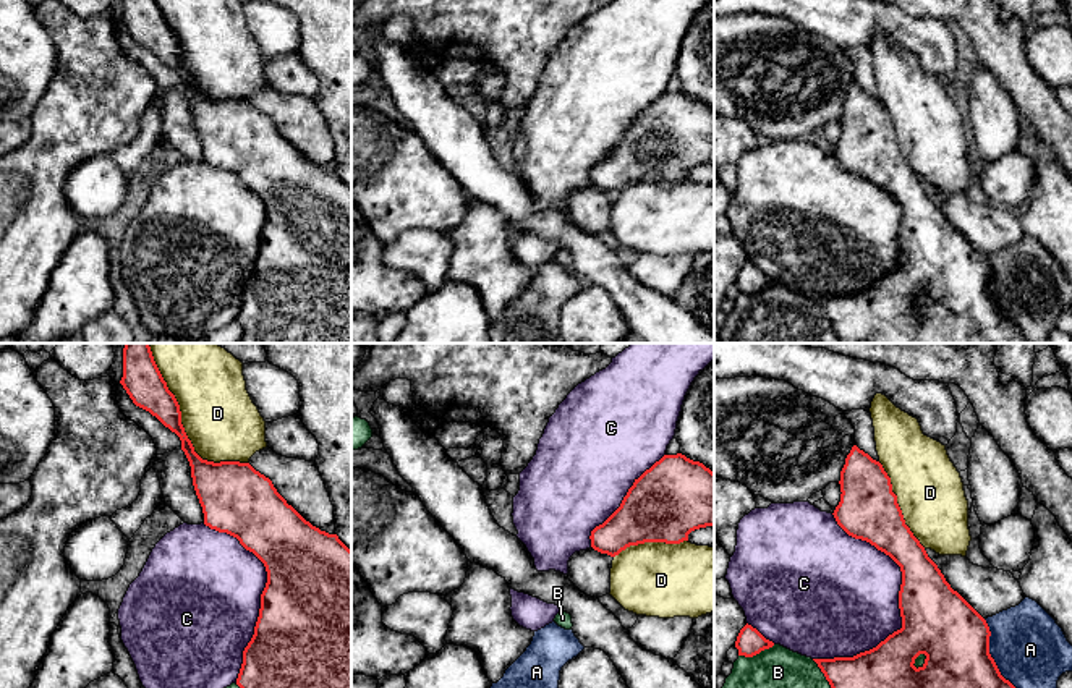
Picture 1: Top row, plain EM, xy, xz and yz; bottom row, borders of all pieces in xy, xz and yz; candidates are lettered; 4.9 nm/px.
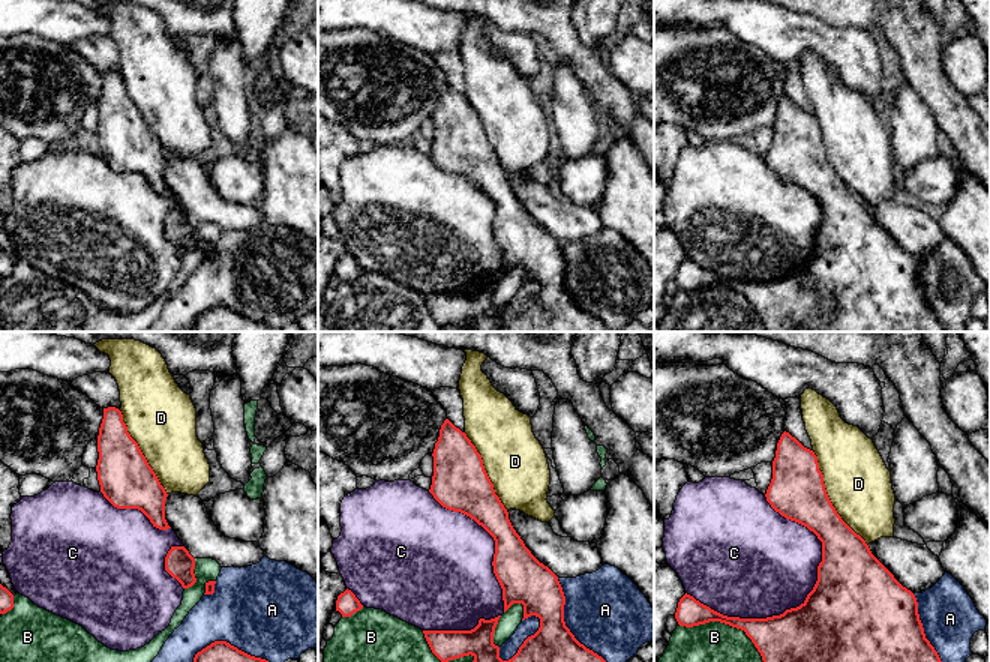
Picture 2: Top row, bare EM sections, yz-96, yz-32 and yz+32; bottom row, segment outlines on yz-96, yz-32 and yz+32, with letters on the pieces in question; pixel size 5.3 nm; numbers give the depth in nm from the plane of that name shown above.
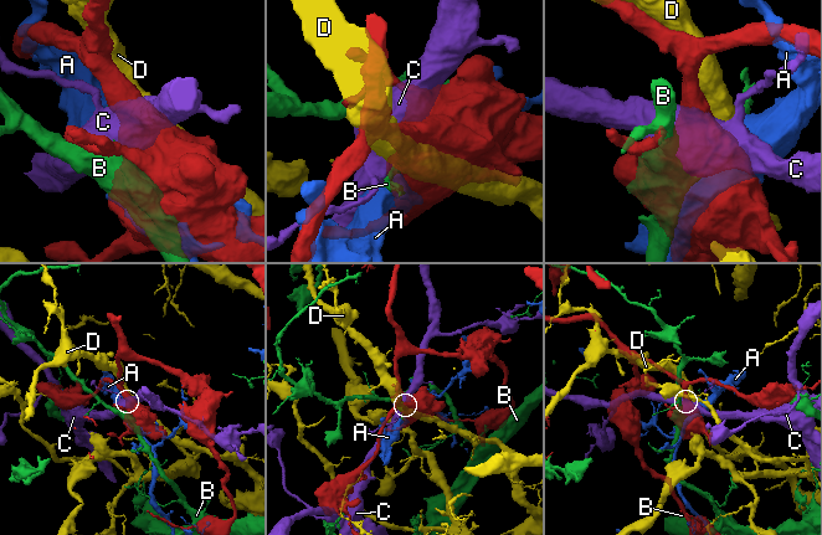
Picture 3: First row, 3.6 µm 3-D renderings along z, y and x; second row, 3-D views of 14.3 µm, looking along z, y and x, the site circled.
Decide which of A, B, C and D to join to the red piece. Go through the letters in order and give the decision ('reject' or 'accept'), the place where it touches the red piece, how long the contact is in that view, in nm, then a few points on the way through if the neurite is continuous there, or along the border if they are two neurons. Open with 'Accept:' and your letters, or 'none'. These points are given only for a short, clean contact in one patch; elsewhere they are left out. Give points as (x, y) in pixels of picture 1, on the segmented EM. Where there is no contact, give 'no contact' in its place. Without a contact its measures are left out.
Accept: none
A: reject; meets red in yz at (990, 654); contact 380 nm long
B: reject; meets red in yz at (757, 653); contact 190 nm long
C: reject; meets red in yz at (899, 606); contact 750 nm long
D: reject; meets red in xy at (182, 424); contact 800 nm long

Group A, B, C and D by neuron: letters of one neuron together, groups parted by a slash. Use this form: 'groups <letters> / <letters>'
groups A / B / C / D

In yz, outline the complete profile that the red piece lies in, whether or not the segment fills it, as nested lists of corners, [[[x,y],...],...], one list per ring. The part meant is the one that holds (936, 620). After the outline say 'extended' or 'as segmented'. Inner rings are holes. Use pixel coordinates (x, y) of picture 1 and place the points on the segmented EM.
[[[857,445],[852,447],[840,471],[840,502],[834,510],[837,524],[852,537],[861,539],[889,555],[902,571],[899,609],[902,628],[876,648],[853,657],[813,659],[831,688],[1015,688],[1006,680],[989,654],[989,626],[986,620],[946,581],[938,565],[905,524],[891,478],[883,465]]] | as segmented

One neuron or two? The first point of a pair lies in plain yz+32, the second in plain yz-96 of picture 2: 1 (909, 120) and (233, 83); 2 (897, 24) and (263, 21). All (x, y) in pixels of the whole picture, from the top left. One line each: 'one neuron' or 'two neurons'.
1: one neuron
2: two neurons

